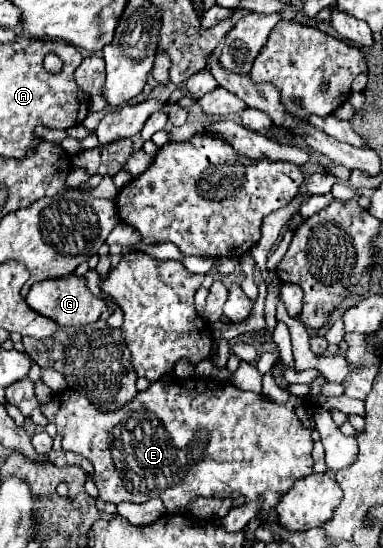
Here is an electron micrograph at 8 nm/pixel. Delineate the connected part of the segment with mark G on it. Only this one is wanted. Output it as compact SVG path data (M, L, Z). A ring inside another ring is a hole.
M68 276L68 278L58 278L58 280L42 280L38 284L32 286L26 304L38 312L40 316L46 316L50 320L54 320L58 326L84 326L90 322L96 322L106 310L108 306L104 304L102 298L96 298L88 286L84 278L78 276Z

